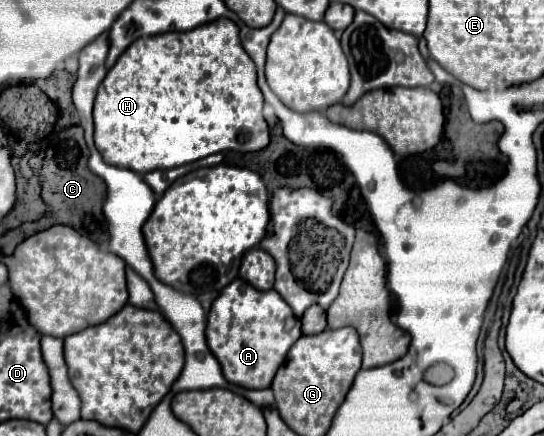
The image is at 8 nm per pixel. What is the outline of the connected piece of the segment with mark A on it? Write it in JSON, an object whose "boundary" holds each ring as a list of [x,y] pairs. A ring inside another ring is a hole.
{"boundary":[[[244,280],[228,284],[212,302],[206,326],[206,340],[218,358],[224,378],[242,388],[268,388],[292,344],[302,336],[300,320],[276,290],[260,292]]]}

